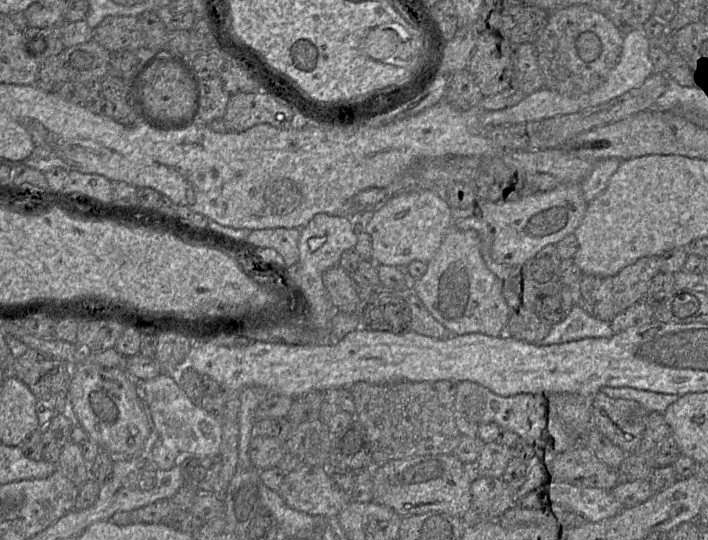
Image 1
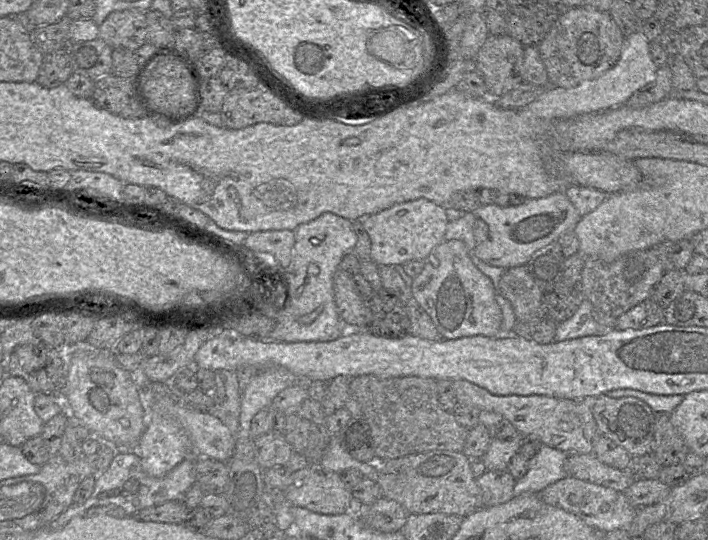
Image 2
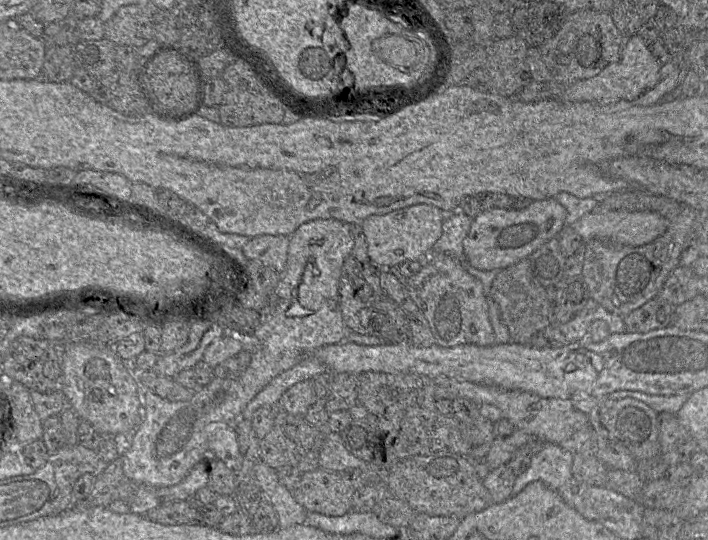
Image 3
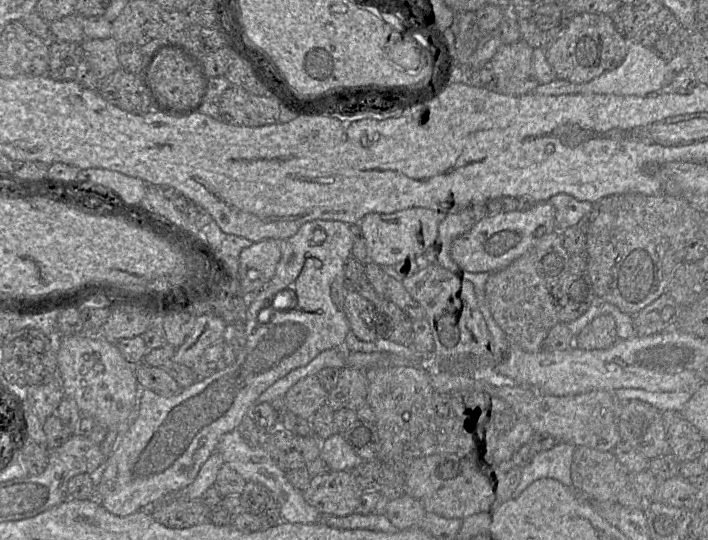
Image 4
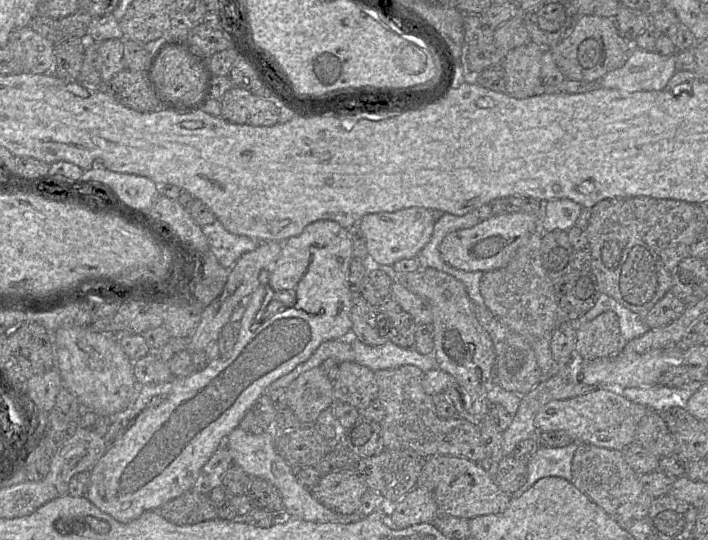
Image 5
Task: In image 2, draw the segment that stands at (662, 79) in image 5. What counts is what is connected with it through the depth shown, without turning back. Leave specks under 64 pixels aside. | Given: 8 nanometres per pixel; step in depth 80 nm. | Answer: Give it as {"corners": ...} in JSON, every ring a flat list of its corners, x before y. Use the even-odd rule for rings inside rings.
{"corners":[[636,32,625,37,618,62,600,77,572,88,546,87,532,103,520,110,526,110,541,119,567,119,605,111,624,105,635,92,656,78,657,70,651,58,650,42,642,32]]}

